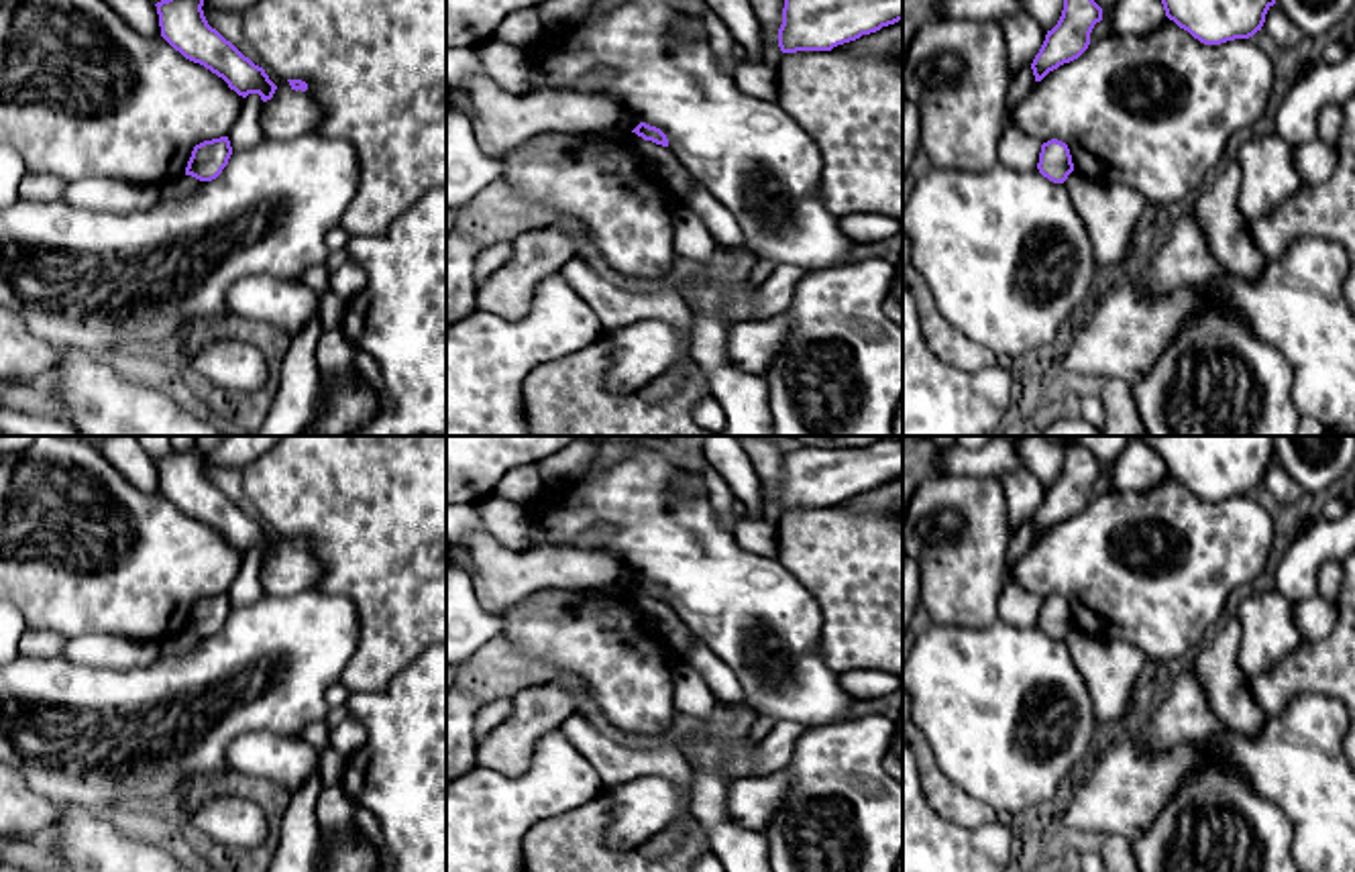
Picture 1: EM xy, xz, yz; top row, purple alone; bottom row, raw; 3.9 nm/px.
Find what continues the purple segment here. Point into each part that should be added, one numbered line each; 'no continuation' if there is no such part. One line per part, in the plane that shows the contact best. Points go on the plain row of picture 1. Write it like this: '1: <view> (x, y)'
no continuation

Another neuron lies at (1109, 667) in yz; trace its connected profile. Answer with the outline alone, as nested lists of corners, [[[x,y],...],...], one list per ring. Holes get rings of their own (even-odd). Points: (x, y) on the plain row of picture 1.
[[[1076,625],[1064,642],[1092,691],[1096,721],[1121,719],[1131,687],[1147,662],[1145,654],[1127,640],[1094,636]]]

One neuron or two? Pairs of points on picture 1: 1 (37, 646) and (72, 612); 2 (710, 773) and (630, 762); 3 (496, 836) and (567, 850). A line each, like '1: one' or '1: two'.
1: two
2: two
3: two

